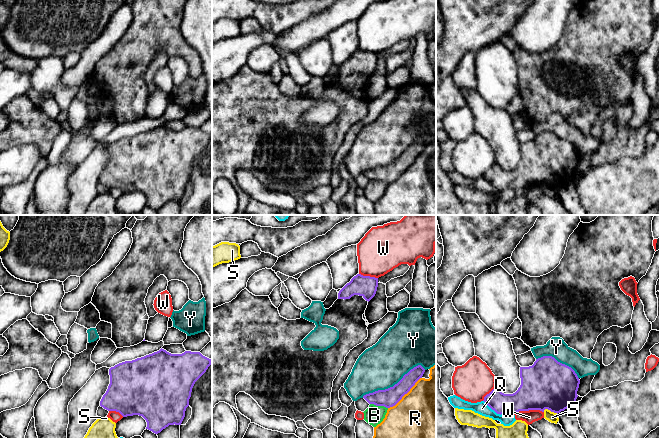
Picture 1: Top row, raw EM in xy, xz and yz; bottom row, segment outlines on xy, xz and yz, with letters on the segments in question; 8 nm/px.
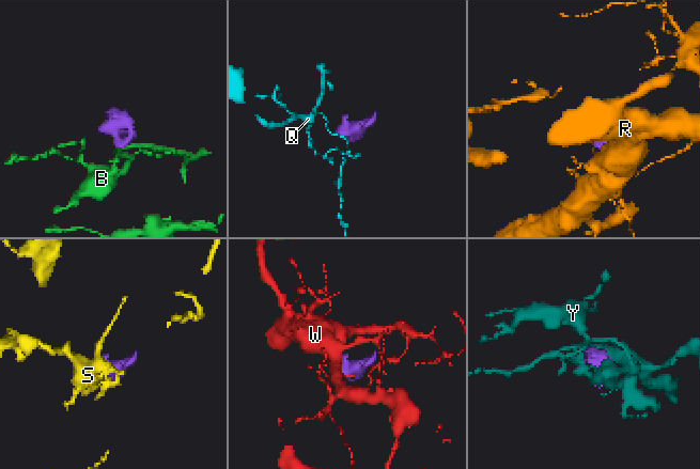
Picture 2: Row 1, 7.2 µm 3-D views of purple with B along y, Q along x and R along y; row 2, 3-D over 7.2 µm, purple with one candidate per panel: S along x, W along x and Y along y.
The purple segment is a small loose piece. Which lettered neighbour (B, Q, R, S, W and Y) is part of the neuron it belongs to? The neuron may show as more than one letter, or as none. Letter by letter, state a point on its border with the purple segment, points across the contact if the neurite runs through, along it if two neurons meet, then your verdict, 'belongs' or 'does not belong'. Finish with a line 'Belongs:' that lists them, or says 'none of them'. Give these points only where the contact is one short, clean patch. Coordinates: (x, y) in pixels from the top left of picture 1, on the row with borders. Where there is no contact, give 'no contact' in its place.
B: xz (379, 405) | does not belong
Q: yz (498, 413) | along yz (483, 400), (497, 413), (513, 414) | does not belong
R: xz (405, 393) | does not belong
S: yz (550, 410) | along yz (543, 410), (549, 409), (557, 414) | does not belong
W: yz (528, 410) | does not belong
Y: xz (394, 385) | does not belong
Belongs: none of them

